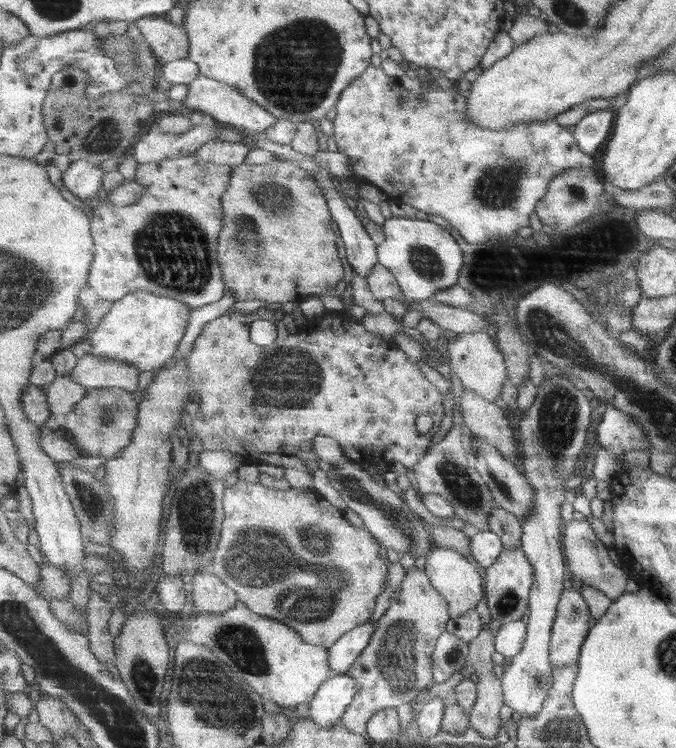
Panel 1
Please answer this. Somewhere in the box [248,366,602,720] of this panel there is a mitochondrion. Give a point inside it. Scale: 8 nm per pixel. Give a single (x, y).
(396, 657)

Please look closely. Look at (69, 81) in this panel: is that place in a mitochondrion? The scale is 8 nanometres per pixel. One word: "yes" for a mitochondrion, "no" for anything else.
no

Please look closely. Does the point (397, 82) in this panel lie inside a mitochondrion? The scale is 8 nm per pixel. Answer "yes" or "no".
no

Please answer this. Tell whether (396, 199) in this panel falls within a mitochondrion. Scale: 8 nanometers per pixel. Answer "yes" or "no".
no

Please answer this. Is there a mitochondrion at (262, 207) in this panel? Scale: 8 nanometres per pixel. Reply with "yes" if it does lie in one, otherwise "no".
yes

